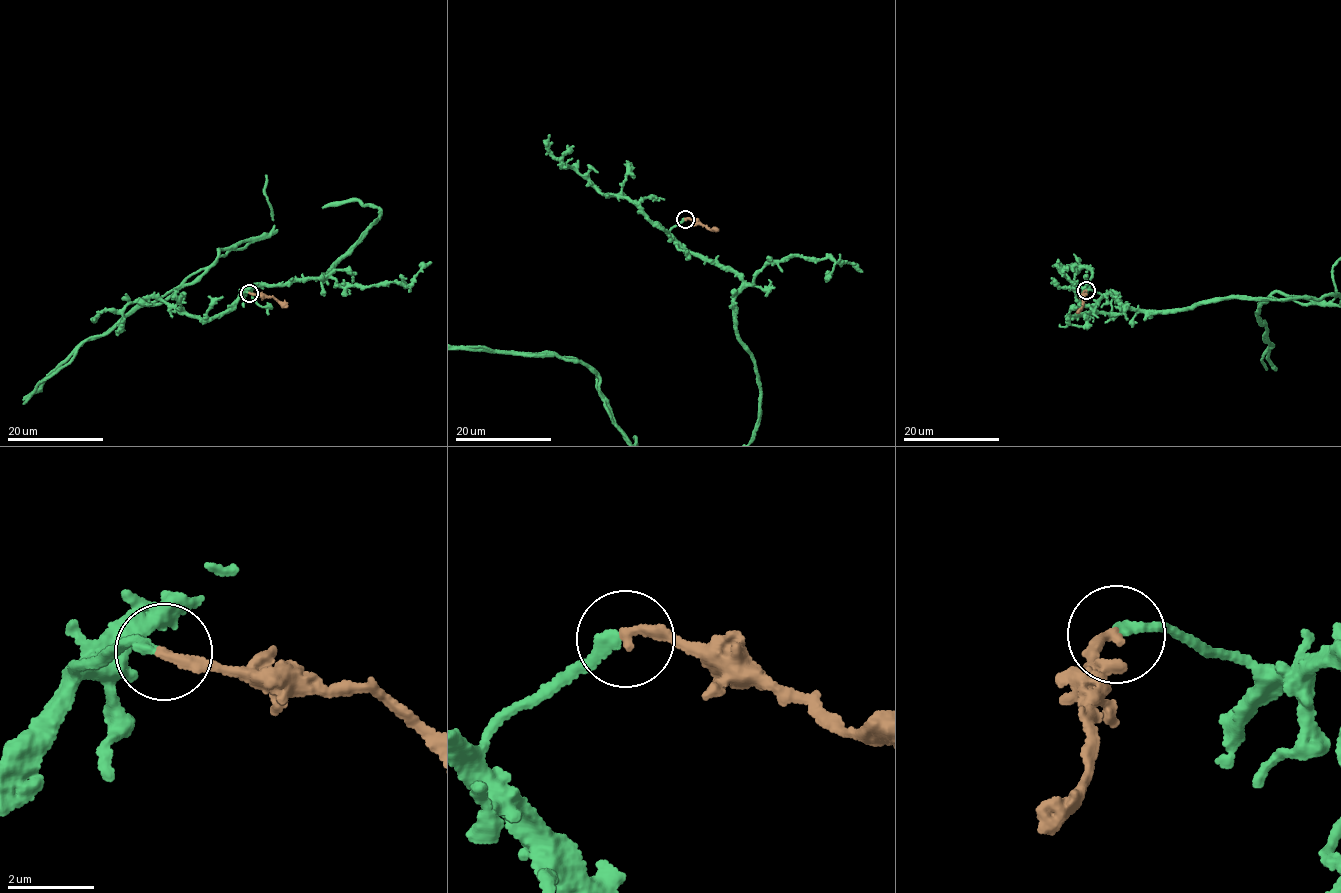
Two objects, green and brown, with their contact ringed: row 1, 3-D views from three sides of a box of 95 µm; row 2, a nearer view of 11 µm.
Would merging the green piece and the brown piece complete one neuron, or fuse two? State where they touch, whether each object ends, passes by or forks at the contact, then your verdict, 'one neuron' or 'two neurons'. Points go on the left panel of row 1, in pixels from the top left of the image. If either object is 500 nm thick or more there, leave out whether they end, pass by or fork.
(249, 293) | green ends | brown ends | one neuron

